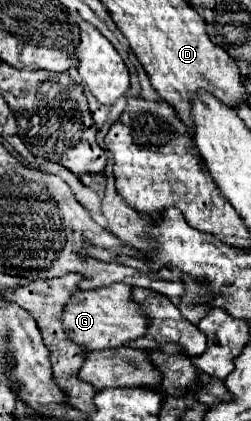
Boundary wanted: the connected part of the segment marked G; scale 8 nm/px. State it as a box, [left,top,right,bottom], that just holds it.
[61,282,147,350]

